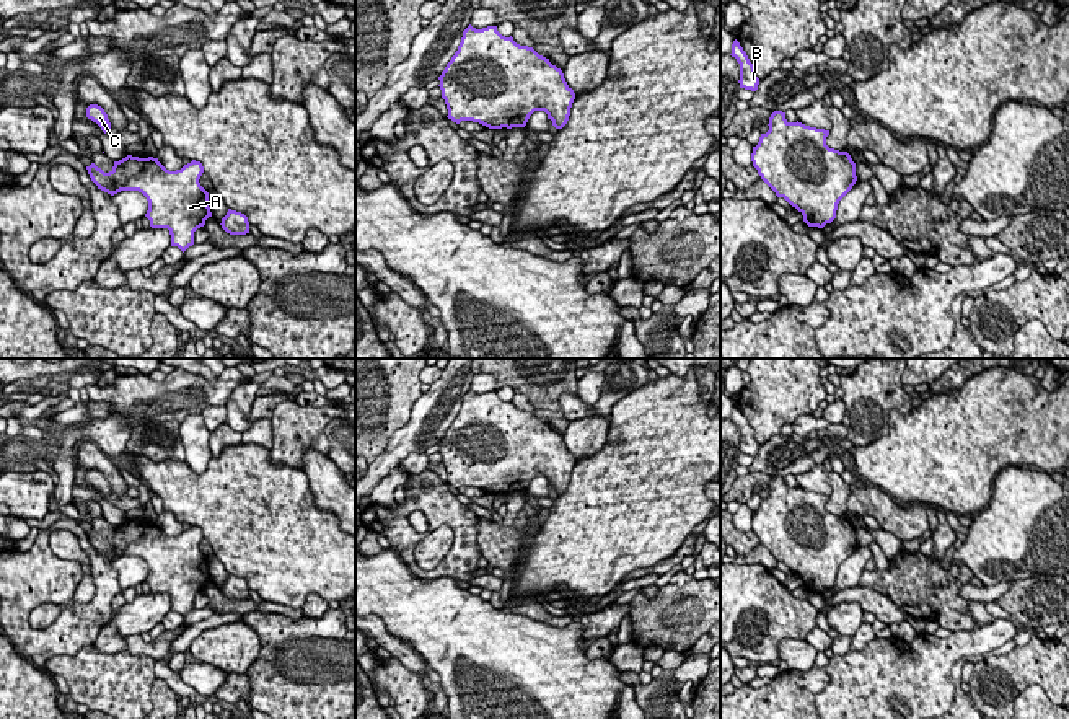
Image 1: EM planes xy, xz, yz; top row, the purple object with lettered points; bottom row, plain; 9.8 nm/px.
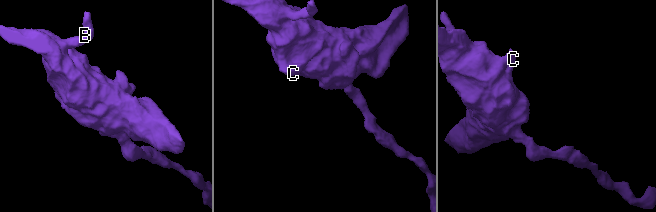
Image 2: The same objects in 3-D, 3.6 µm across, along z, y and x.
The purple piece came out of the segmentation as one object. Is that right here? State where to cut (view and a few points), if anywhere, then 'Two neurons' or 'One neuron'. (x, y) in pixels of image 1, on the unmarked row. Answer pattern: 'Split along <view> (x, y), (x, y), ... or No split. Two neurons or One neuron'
No split. One neuron

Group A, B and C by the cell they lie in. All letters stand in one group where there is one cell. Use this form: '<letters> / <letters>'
A B C

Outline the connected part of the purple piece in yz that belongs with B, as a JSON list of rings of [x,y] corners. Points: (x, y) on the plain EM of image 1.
[[[737,404],[732,409],[730,421],[735,422],[737,427],[740,429],[740,445],[738,445],[740,453],[756,457],[759,443],[754,440],[754,432]]]

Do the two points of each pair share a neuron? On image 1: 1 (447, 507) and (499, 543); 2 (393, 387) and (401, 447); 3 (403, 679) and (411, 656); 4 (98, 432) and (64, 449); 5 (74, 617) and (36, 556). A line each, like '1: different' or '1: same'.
1: different
2: different
3: different
4: same
5: same

